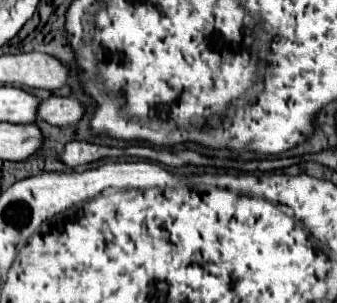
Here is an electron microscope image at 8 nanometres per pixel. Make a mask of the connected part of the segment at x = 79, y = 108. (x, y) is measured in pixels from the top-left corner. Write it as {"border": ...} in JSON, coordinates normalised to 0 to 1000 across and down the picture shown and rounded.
{"border":[[[157,317],[122,337],[116,389],[139,396],[157,416],[199,416],[228,409],[252,376],[252,350],[223,323],[181,323]]]}

